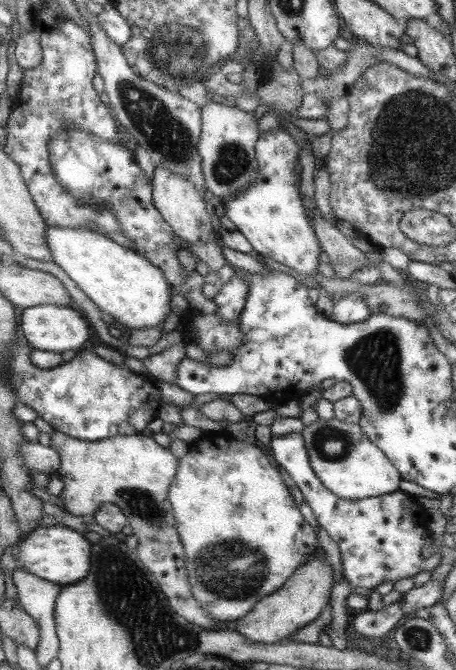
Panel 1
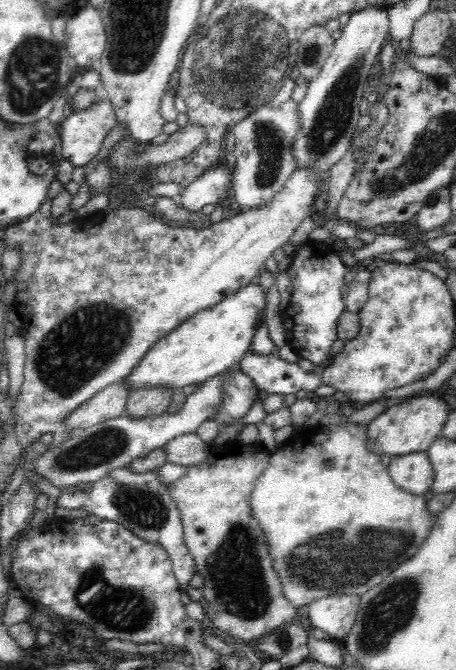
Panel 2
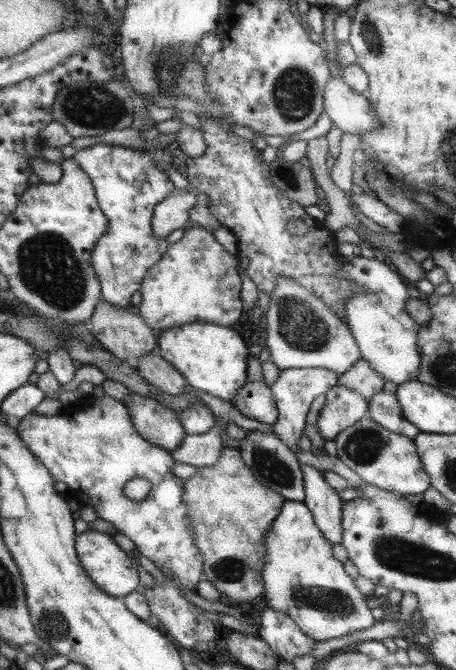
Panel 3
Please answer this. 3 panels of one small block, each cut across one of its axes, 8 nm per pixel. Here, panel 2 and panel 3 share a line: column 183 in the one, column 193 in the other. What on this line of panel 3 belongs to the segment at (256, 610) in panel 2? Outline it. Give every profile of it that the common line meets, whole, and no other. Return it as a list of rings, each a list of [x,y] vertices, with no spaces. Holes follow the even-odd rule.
[[[225,446],[219,454],[219,459],[209,467],[197,468],[193,476],[182,481],[184,487],[182,504],[187,508],[187,519],[194,532],[194,544],[203,559],[203,578],[209,581],[220,594],[231,603],[251,601],[263,593],[261,568],[265,558],[265,538],[271,522],[279,515],[284,499],[274,491],[262,486],[250,474],[247,466],[240,458],[238,449]]]

